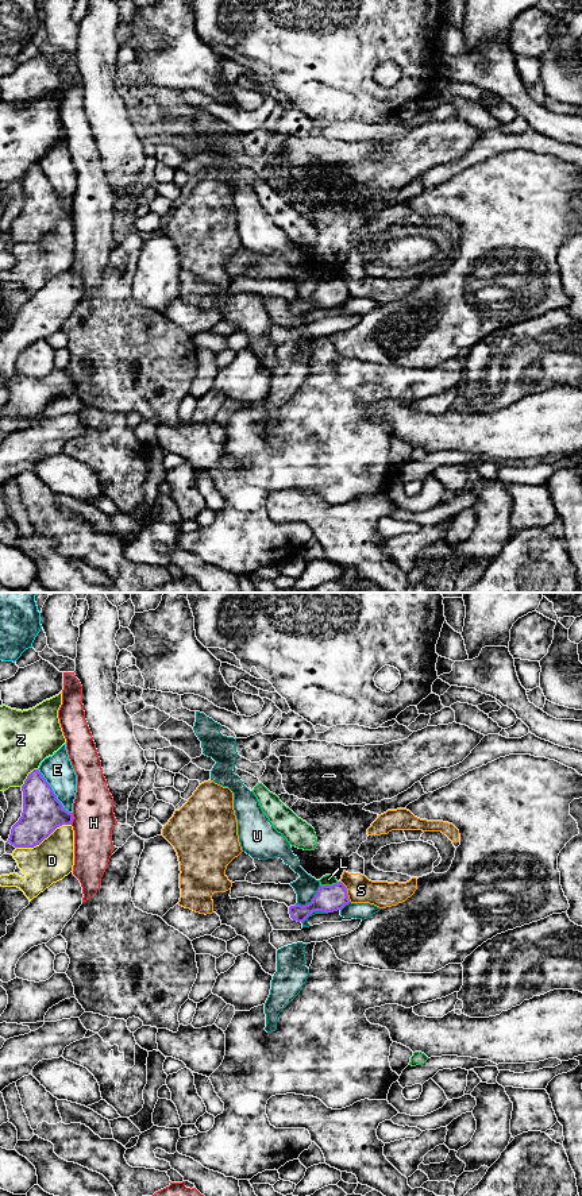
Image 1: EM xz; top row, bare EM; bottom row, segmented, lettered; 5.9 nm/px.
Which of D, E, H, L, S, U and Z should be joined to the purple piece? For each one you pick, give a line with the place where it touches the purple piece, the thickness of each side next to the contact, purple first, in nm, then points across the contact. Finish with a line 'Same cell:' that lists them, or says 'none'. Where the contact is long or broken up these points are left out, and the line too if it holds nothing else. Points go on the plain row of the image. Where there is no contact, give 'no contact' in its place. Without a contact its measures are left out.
Same cell: none

